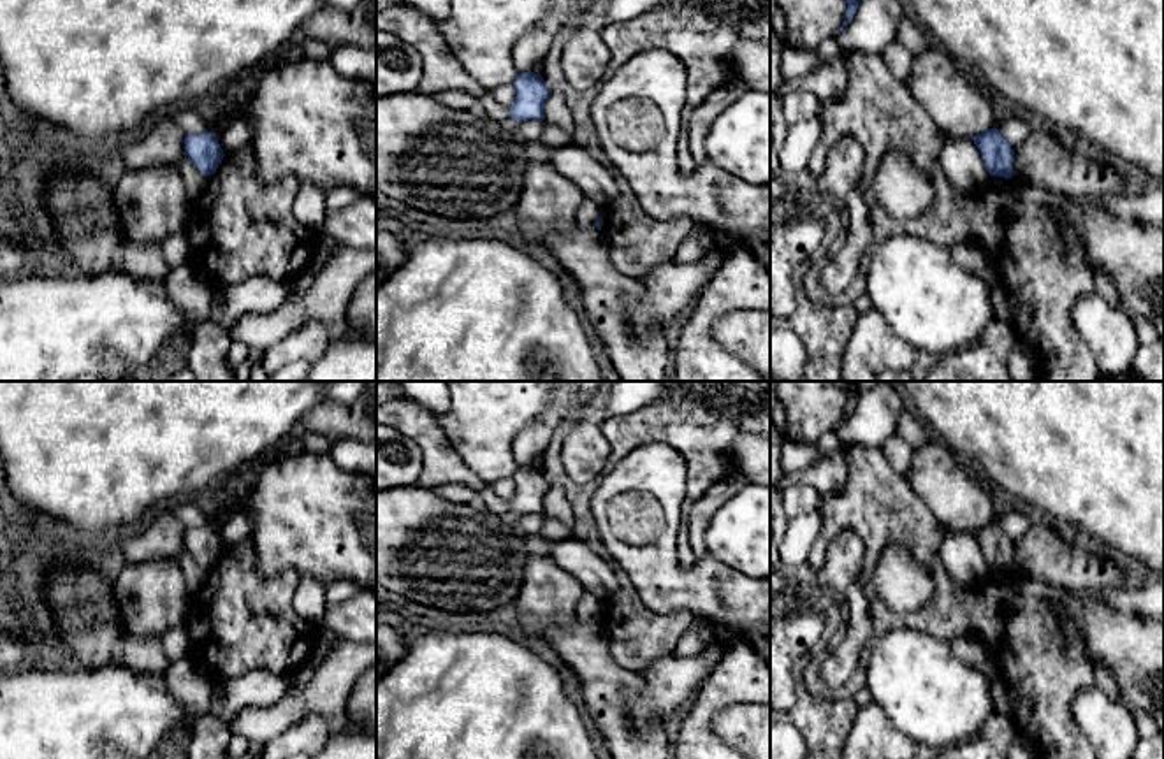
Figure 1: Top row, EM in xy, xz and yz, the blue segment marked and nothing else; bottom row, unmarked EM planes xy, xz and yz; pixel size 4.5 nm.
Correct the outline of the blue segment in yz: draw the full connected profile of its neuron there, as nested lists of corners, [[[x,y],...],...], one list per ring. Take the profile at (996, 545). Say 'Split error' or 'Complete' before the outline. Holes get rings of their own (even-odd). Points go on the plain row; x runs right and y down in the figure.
Complete. [[[995,520],[971,532],[978,539],[988,567],[1004,573],[1013,571],[1015,543]]]

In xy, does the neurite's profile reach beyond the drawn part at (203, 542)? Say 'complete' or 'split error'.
complete

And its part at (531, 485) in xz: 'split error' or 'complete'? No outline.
complete

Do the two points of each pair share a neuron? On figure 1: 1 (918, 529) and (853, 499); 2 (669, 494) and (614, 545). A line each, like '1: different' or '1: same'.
1: same
2: same

